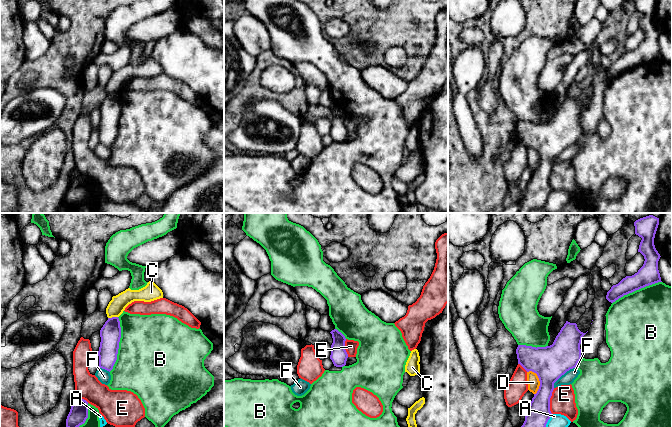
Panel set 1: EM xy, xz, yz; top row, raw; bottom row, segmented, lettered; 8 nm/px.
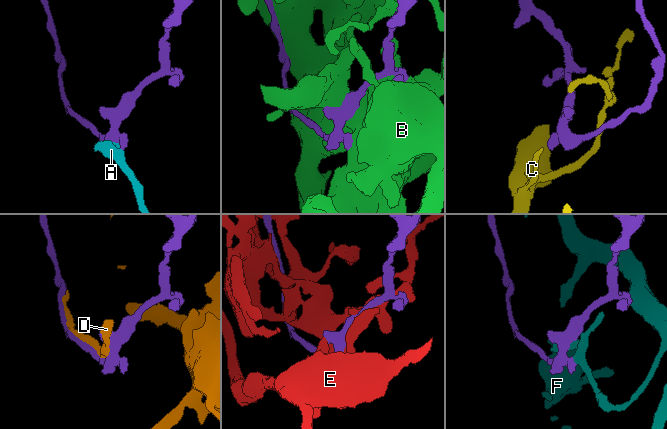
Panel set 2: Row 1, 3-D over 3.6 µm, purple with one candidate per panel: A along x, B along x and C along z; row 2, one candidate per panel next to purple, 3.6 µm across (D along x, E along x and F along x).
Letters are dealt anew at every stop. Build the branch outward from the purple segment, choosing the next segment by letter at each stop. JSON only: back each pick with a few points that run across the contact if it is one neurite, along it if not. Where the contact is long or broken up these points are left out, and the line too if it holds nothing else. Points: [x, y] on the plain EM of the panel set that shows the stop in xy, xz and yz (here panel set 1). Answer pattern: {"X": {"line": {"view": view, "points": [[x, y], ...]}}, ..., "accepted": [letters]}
{"accepted": []}

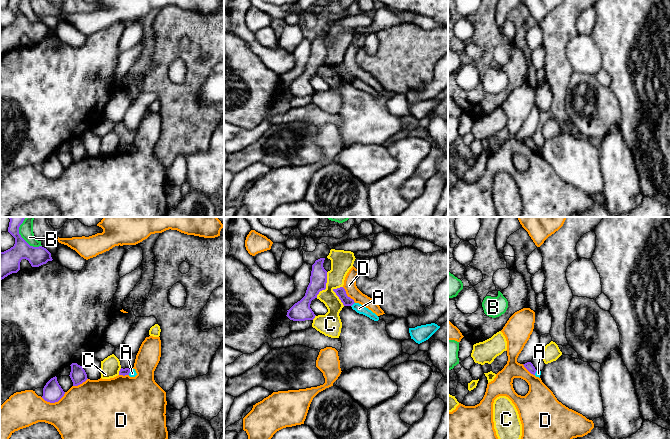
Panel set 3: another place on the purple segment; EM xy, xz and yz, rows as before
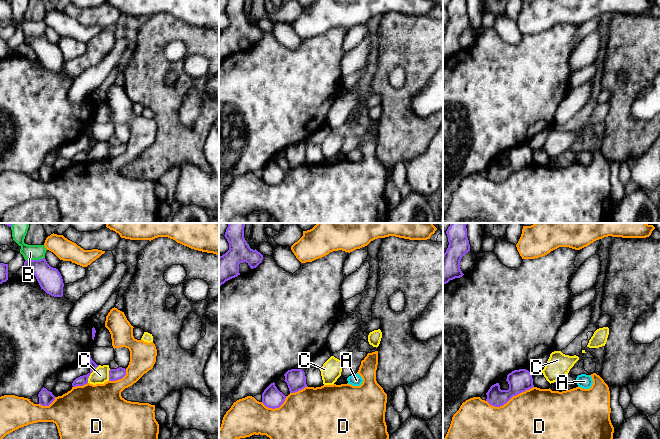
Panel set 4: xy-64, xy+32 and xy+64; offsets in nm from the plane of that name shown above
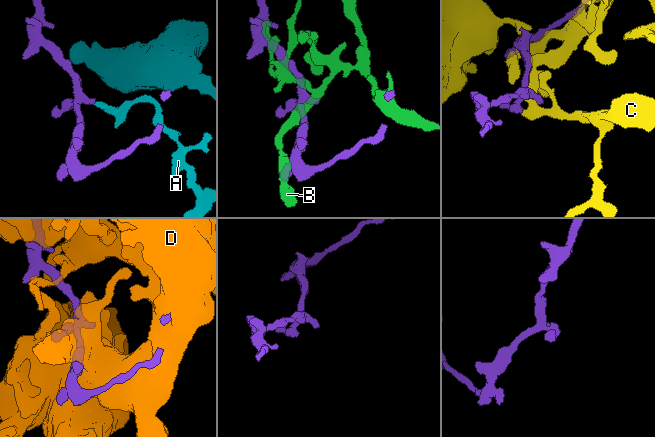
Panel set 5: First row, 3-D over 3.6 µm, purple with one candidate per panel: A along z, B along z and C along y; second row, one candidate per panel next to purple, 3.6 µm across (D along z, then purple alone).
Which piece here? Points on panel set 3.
{"accepted": []}

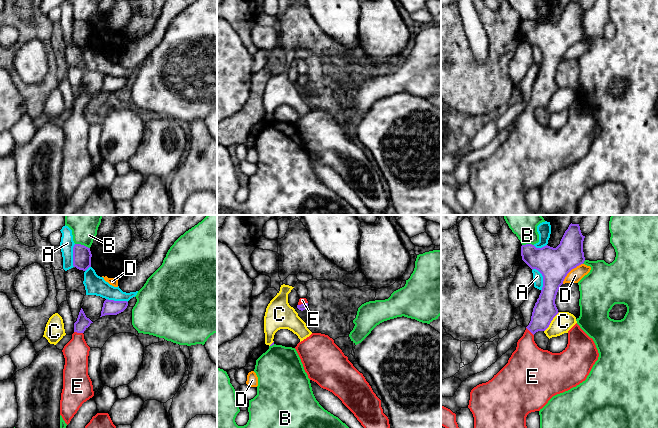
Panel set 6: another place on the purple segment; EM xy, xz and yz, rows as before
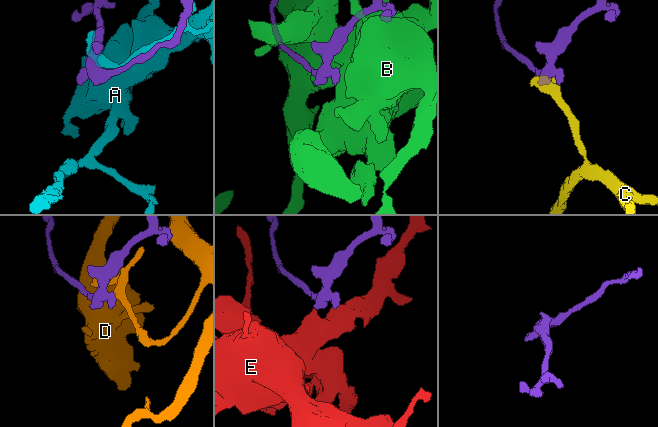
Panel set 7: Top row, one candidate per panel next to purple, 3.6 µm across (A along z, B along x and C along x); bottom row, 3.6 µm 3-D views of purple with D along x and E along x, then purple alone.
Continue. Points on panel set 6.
{"E": {"line": {"view": "xy", "points": [[83, 98], [78, 108], [76, 127]]}}, "accepted": ["E"]}

